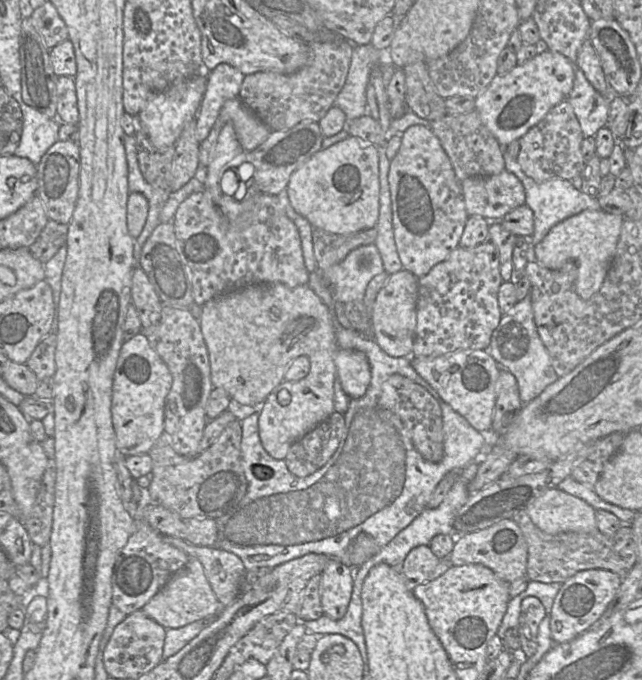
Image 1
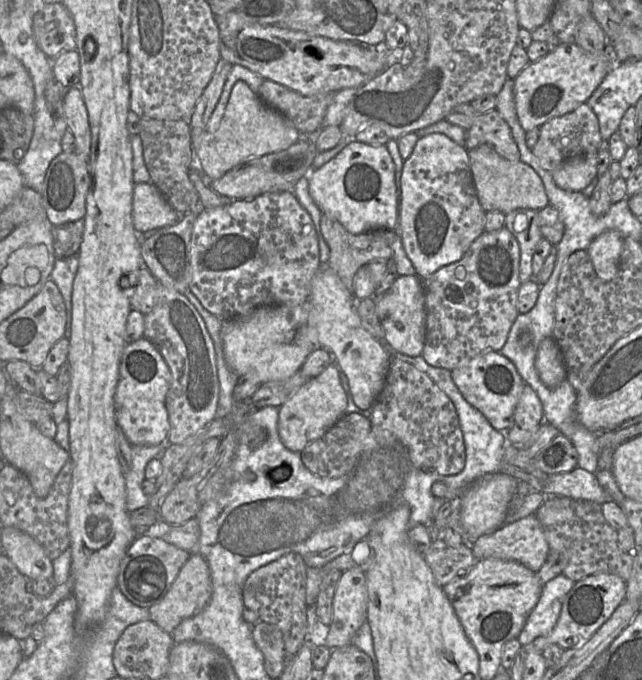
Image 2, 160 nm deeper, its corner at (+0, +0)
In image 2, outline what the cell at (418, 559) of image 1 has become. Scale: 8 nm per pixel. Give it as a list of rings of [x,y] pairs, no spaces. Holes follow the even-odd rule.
[[[443,539],[433,541],[422,554],[436,583],[441,587],[464,575],[477,562],[469,546],[461,544],[452,547]]]

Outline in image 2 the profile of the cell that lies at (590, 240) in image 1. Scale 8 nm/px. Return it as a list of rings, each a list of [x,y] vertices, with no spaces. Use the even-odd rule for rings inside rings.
[[[607,230],[598,235],[586,249],[596,275],[603,282],[610,282],[617,275],[623,241],[620,232]]]

